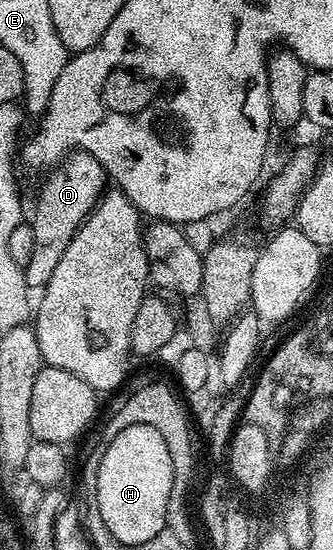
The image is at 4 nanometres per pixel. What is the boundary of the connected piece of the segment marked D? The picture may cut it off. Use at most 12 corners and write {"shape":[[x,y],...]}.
{"shape":[[72,150],[44,179],[23,276],[46,287],[109,183]]}

